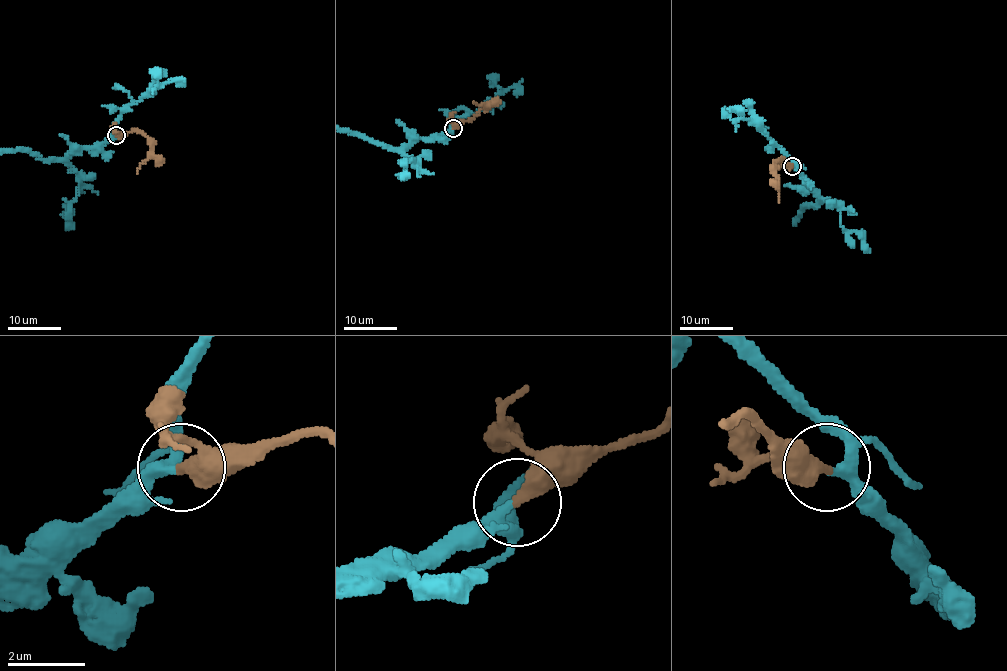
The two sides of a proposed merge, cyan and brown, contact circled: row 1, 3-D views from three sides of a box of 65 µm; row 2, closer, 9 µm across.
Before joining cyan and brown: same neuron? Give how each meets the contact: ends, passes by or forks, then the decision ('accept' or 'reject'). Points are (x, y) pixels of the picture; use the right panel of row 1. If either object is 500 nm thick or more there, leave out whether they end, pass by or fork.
cyan passes by; brown ends; accept

